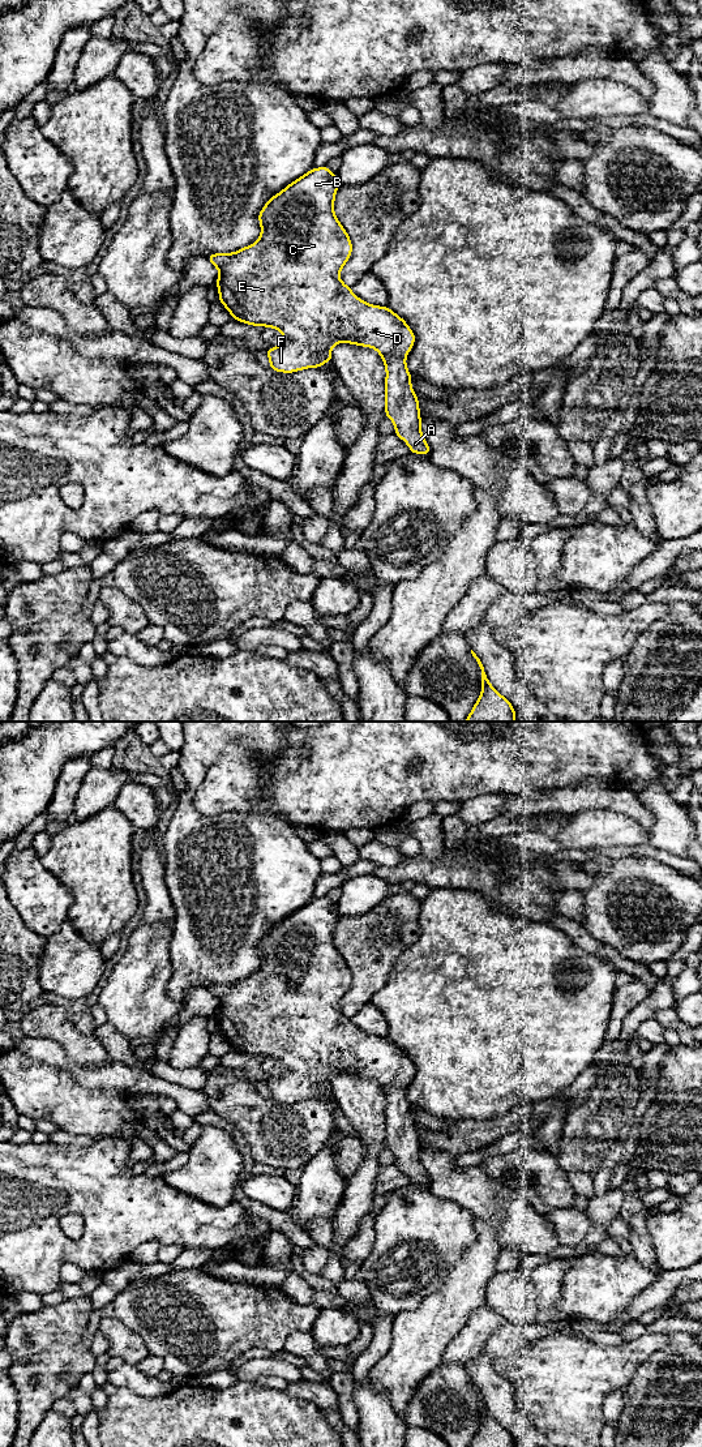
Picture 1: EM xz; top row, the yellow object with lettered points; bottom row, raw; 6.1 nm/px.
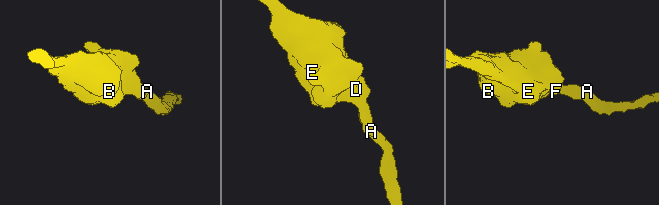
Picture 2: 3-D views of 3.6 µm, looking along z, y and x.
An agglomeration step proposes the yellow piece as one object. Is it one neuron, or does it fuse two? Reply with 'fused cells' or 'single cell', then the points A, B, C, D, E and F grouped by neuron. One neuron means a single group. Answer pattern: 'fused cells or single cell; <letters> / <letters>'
single cell; A B C D E F

